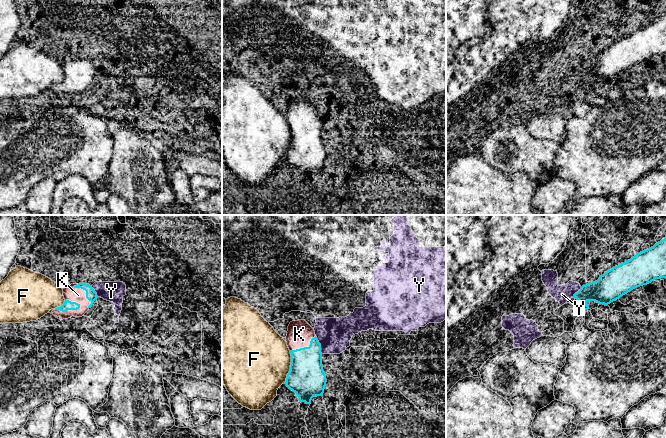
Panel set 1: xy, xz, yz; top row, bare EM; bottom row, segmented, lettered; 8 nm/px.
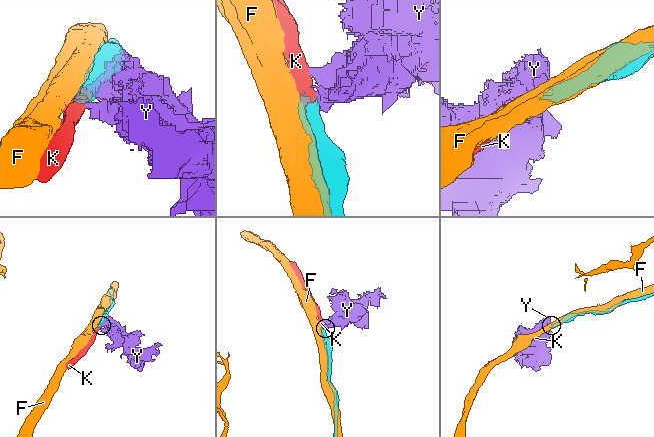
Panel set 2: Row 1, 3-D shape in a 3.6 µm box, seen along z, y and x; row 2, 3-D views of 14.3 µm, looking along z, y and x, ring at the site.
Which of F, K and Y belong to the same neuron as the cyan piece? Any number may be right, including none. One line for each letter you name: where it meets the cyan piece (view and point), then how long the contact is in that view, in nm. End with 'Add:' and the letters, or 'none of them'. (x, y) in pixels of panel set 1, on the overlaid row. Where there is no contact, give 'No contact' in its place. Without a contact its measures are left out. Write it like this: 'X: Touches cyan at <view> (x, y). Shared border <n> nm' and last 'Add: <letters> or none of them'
K: Touches cyan at xy (68, 309). Shared border 220 nm
Add: K

